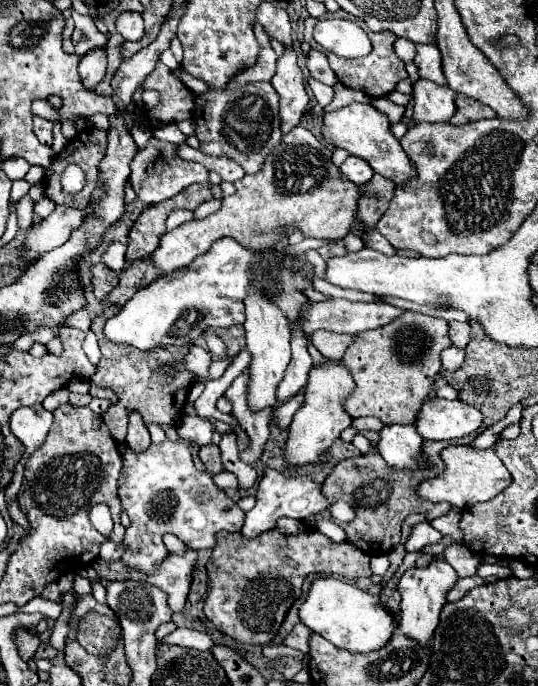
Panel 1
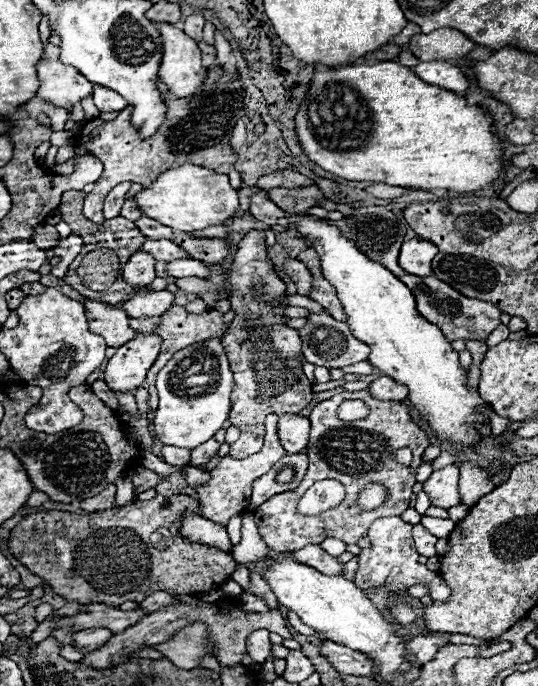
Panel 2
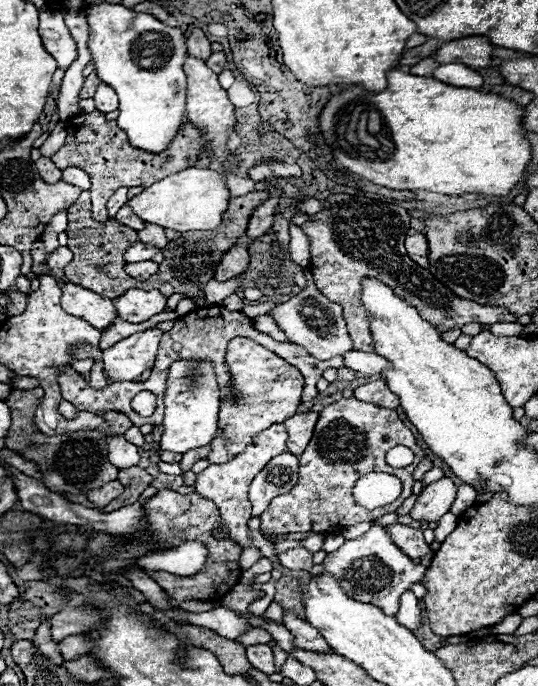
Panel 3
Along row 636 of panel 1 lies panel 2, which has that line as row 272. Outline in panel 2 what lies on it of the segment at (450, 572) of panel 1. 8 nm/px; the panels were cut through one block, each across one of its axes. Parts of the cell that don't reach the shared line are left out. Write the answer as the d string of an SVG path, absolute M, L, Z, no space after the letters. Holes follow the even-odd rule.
M414 238L414 240L402 244L402 250L400 250L400 266L408 274L430 276L432 274L430 262L432 262L432 258L436 254L438 254L438 248L434 244L430 244L428 240Z

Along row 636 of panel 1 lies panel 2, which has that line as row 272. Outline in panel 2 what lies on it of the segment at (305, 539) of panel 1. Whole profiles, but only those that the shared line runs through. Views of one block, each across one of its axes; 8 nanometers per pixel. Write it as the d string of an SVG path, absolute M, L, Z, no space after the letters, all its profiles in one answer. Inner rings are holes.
M252 230L248 232L240 244L238 250L234 254L234 262L232 262L232 270L226 282L226 298L232 302L232 310L236 312L236 318L230 322L224 338L222 338L222 346L226 350L226 356L230 360L230 368L234 372L234 392L232 392L232 410L230 410L230 424L236 426L240 430L240 438L238 442L234 442L230 446L230 456L232 458L246 458L254 452L258 452L262 448L262 438L264 438L264 420L268 414L300 414L300 410L306 408L306 404L312 400L312 384L308 382L308 378L302 372L302 364L298 362L298 356L302 352L302 340L298 338L298 330L294 328L286 328L284 326L284 308L282 304L264 304L256 300L256 294L264 294L266 300L272 298L280 298L284 296L284 288L286 284L274 274L272 270L272 260L268 260L268 252L266 252L266 232L264 230ZM250 288L258 288L256 294Z

